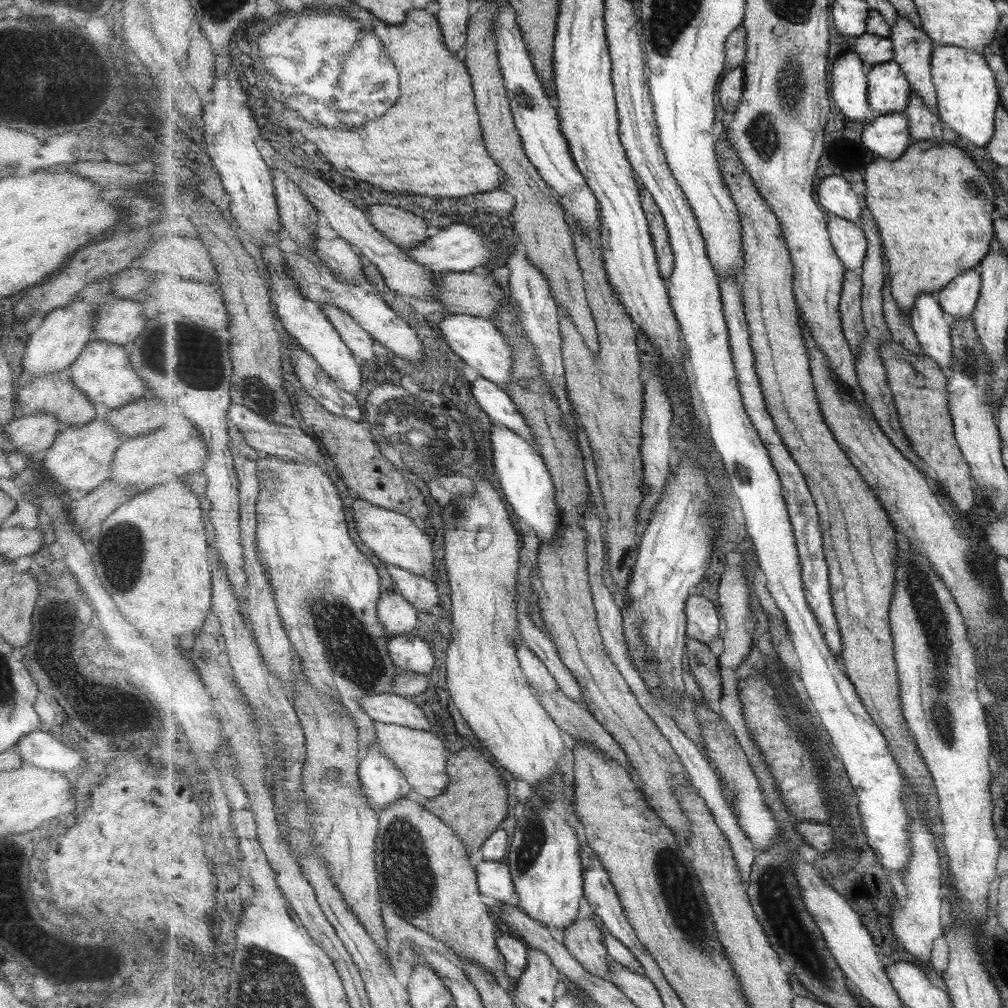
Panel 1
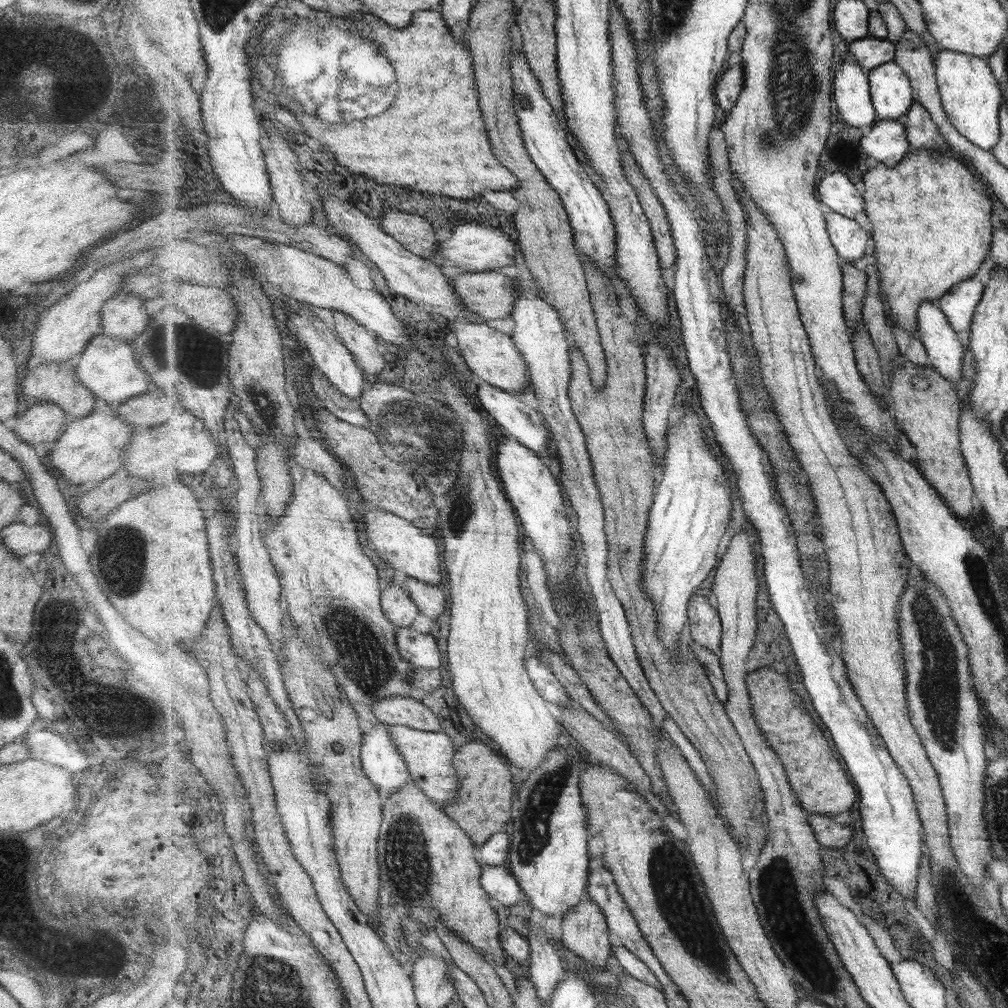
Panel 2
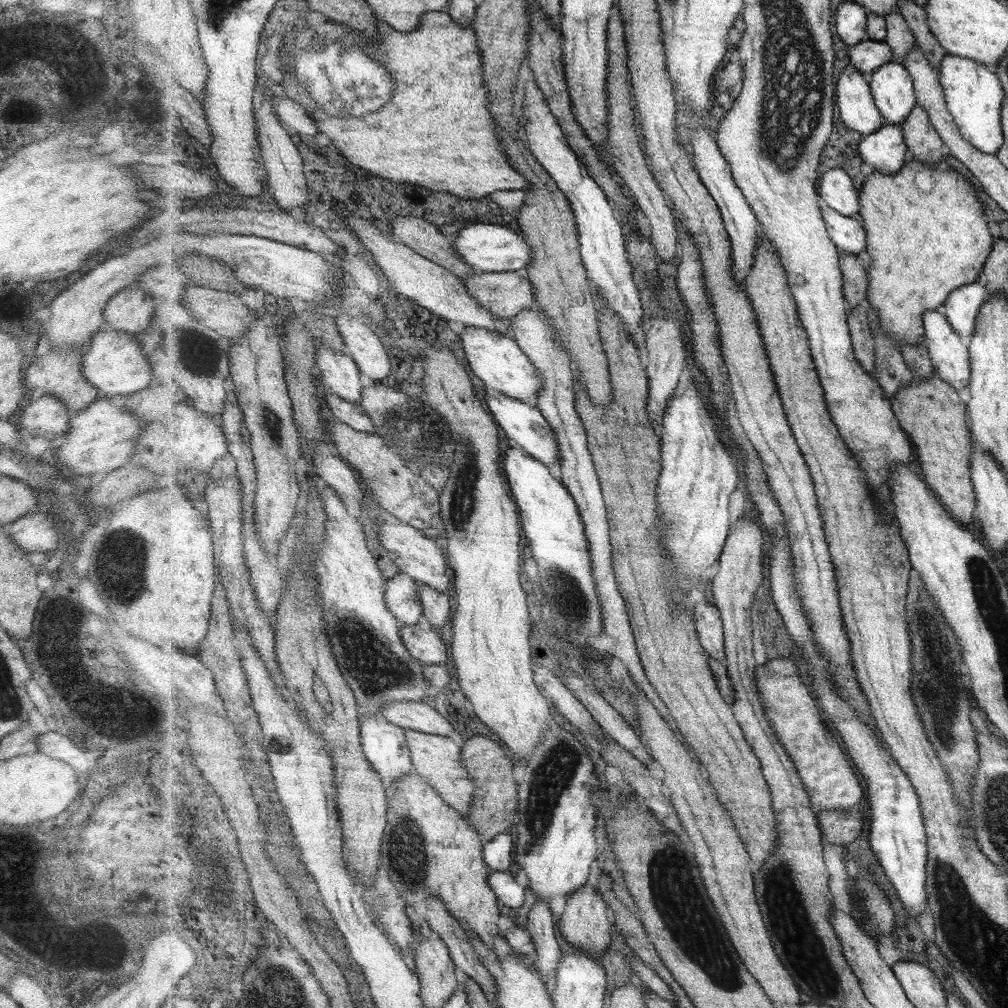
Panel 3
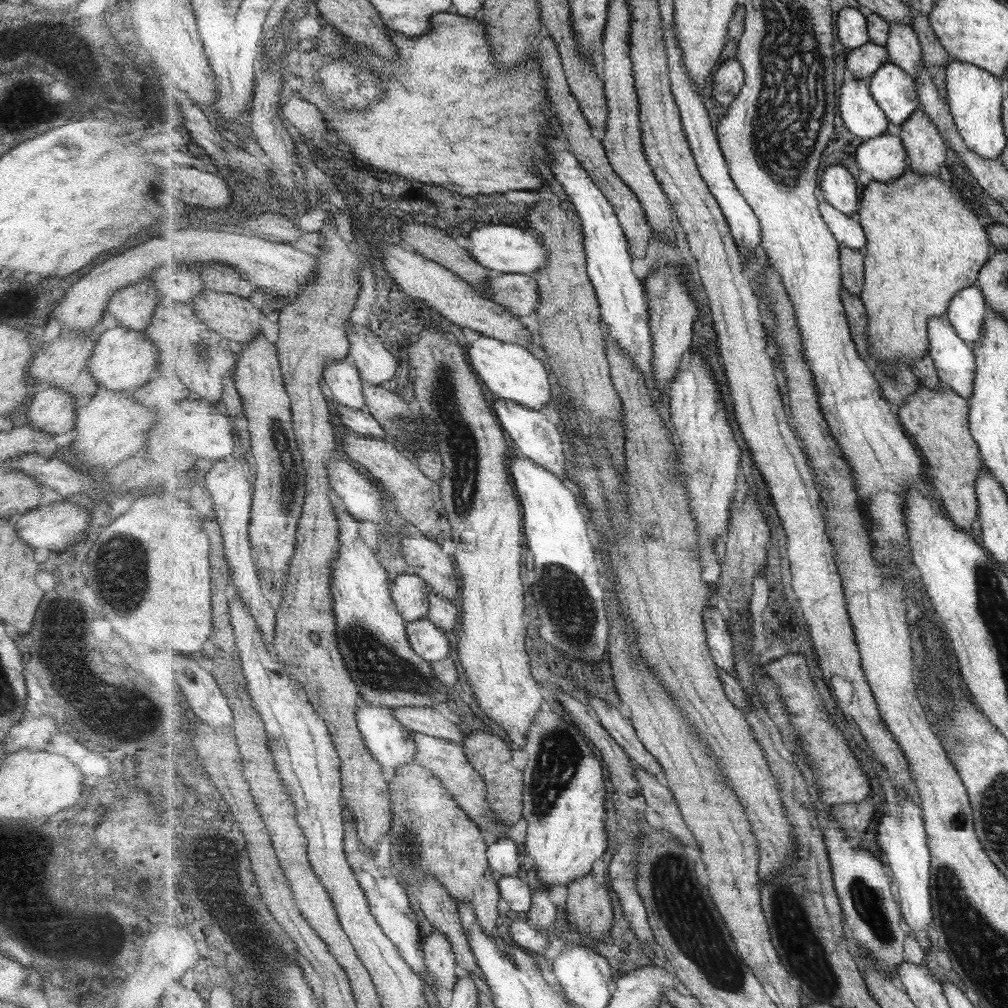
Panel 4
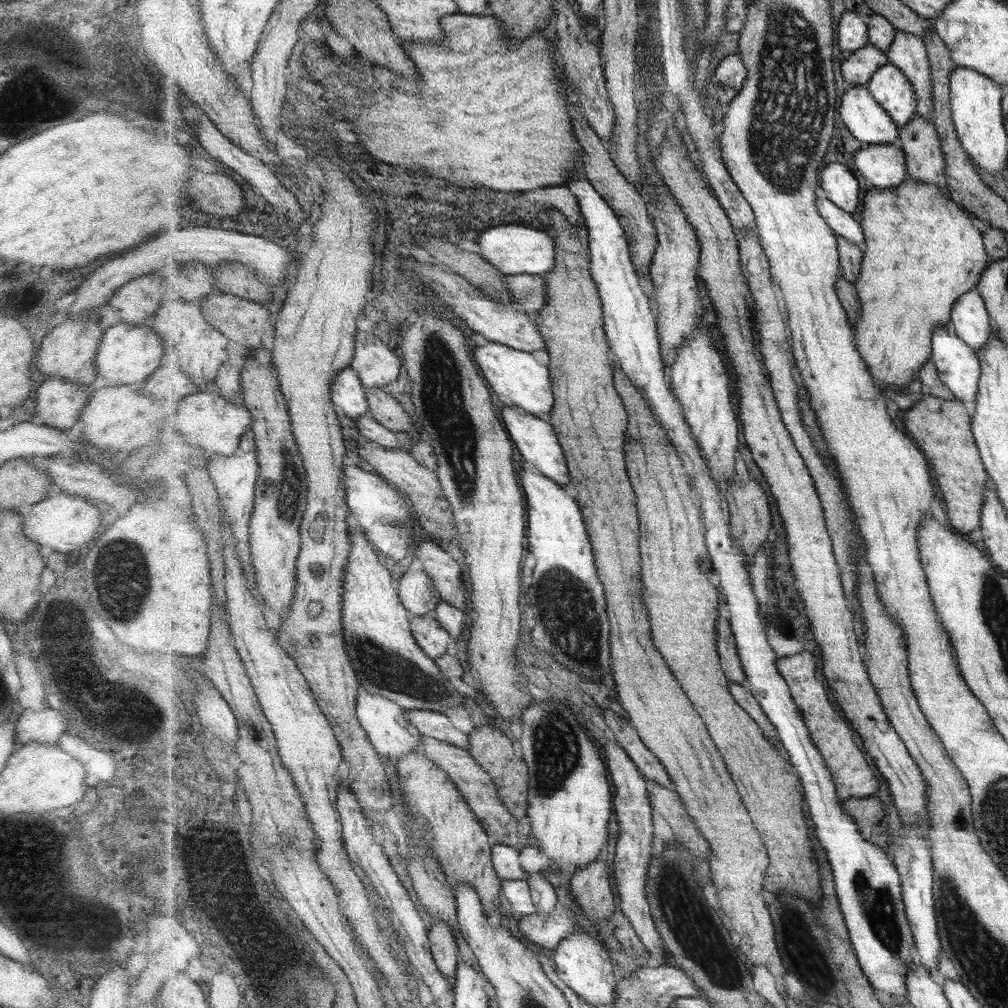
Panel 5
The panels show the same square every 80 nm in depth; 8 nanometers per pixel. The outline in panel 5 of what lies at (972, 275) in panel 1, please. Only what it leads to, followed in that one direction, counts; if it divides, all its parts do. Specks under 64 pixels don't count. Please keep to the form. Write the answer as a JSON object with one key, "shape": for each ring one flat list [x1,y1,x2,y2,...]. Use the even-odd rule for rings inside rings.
{"shape":[[976,288,955,301,951,323,959,338,976,352,990,341,993,334,993,320,986,299]]}

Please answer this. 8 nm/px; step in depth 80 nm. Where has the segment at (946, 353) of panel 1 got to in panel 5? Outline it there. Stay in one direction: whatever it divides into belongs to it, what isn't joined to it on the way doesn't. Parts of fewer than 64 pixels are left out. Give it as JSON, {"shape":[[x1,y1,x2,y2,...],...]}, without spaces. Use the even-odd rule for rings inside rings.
{"shape":[[951,322,934,330,932,361,938,366,940,379,959,400,977,400,982,359,974,348,959,338]]}

